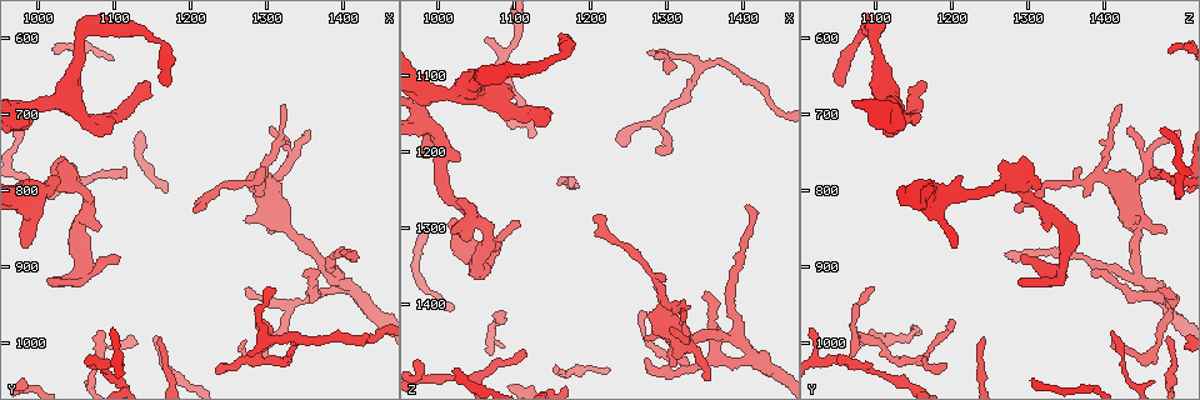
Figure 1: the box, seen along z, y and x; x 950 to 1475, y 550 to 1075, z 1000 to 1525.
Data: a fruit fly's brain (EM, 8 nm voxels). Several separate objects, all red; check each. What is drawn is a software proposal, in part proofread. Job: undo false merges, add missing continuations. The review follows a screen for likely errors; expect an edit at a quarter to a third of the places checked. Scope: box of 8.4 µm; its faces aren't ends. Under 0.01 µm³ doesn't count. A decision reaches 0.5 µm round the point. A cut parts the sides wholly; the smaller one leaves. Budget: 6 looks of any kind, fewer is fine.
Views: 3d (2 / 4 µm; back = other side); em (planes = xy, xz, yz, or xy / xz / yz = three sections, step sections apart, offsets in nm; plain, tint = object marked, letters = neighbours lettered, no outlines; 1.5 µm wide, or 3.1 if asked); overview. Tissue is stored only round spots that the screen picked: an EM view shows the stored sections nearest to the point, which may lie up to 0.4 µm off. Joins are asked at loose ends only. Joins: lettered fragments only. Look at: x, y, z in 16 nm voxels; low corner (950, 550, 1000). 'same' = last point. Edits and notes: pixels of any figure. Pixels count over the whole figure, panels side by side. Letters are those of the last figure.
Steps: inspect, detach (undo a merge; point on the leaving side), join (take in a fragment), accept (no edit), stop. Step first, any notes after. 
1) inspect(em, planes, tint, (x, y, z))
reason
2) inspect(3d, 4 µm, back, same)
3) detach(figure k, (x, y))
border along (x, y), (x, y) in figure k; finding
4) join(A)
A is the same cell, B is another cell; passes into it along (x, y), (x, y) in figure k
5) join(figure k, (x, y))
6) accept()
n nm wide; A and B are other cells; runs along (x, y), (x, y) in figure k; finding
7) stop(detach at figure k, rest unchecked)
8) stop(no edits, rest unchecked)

inspect(3d, 2 µm, (1290, 1020, 1465))
abrupt turn

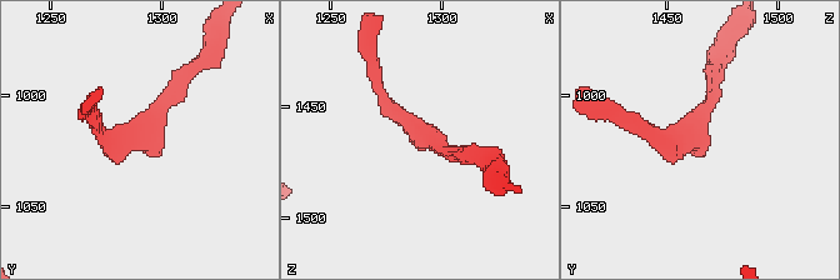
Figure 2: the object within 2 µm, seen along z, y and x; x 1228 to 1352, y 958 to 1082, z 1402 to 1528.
inspect(em, planes, tint, (1287, 1019, 1460))
now the EM

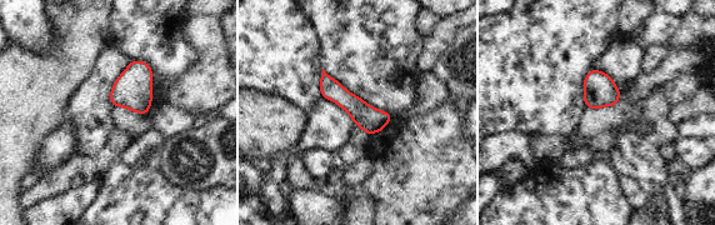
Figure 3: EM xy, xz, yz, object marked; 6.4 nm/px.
inspect(em, planes, letters, same)

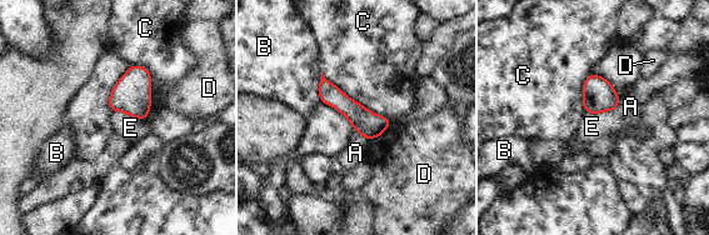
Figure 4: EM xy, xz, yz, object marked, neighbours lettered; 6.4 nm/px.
accept()
A, B, C, D and E are other cells; runs along (323, 81), (365, 123), (380, 130) in figure 4; one cell here

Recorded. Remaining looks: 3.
inspect(3d, 2 µm, (1115, 785, 1465))

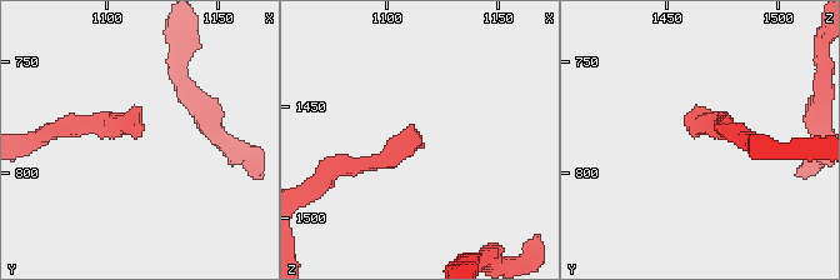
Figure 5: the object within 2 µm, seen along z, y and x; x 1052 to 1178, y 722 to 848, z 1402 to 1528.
inspect(em, planes, letters, (1113, 783, 1461))

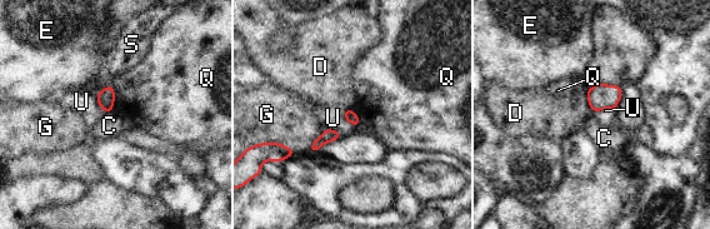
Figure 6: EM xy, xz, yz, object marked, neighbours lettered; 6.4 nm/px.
accept()
Q touches over 190 nm; C, D, E, G, Q, S and U are other cells; none of them fits

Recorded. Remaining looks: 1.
stop(no edits, rest unchecked)

